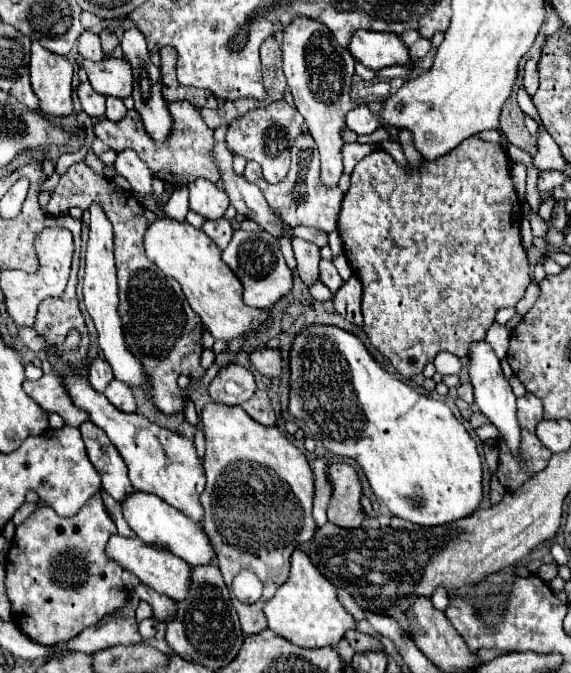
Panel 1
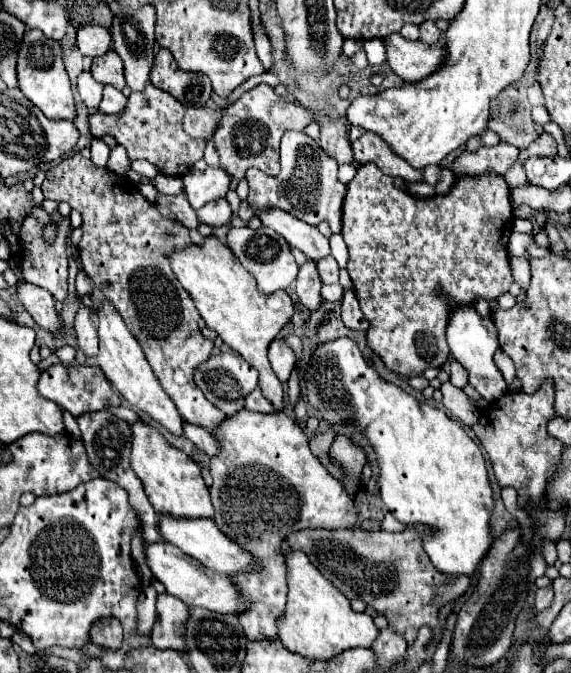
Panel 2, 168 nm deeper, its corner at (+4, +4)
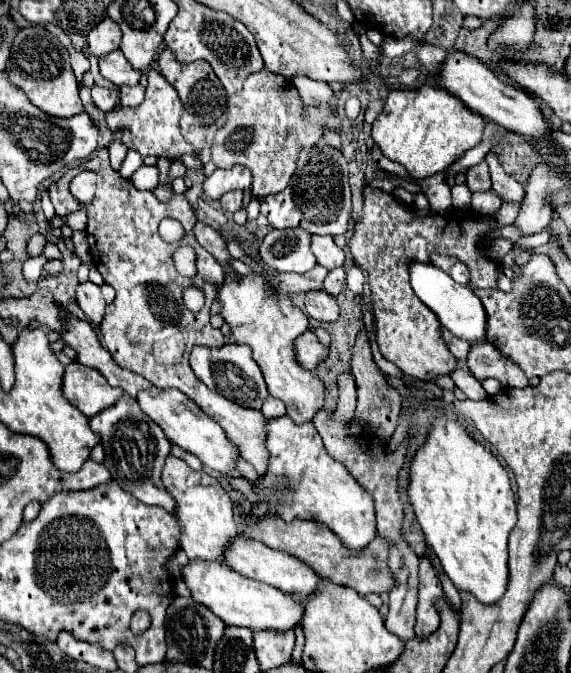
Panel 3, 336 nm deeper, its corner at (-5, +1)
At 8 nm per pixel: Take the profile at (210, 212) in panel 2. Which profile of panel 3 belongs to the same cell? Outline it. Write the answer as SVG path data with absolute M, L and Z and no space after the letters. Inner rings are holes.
M228 191L226 195L222 195L220 199L220 205L224 211L228 213L236 213L242 205L242 197L244 197L244 191Z

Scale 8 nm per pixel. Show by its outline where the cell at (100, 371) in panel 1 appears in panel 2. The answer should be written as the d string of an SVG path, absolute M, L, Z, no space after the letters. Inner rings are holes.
M81 304L81 310L77 312L77 320L75 320L75 330L77 330L79 348L83 350L83 354L89 358L95 358L97 356L97 314L91 314Z

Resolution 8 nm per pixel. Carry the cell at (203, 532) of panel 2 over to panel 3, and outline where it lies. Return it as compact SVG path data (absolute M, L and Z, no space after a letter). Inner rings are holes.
M244 535L236 537L234 543L228 547L228 553L226 553L226 565L230 565L232 569L236 569L238 573L242 573L244 577L250 577L250 579L256 579L256 581L262 581L262 583L268 583L284 593L294 593L294 595L300 595L302 601L308 599L316 587L318 587L318 573L306 565L304 561L296 559L296 557L290 557L288 553L282 553L282 551L276 551L276 549L270 549L268 545L264 543L258 543L258 541L250 541L246 539Z

